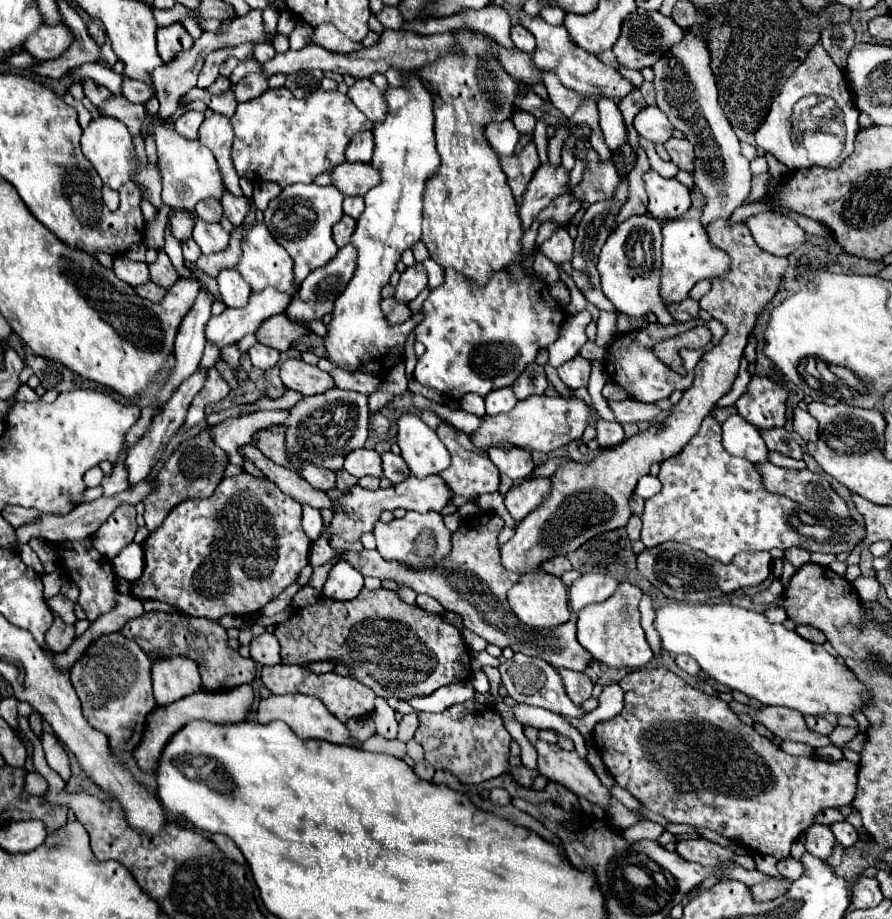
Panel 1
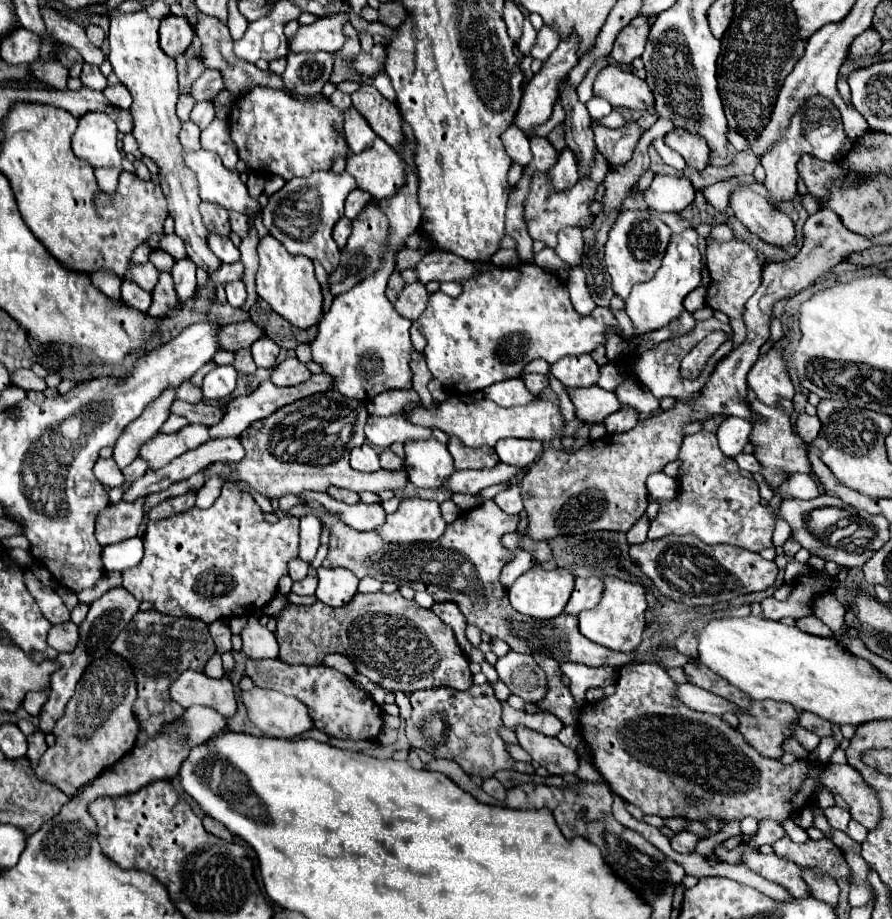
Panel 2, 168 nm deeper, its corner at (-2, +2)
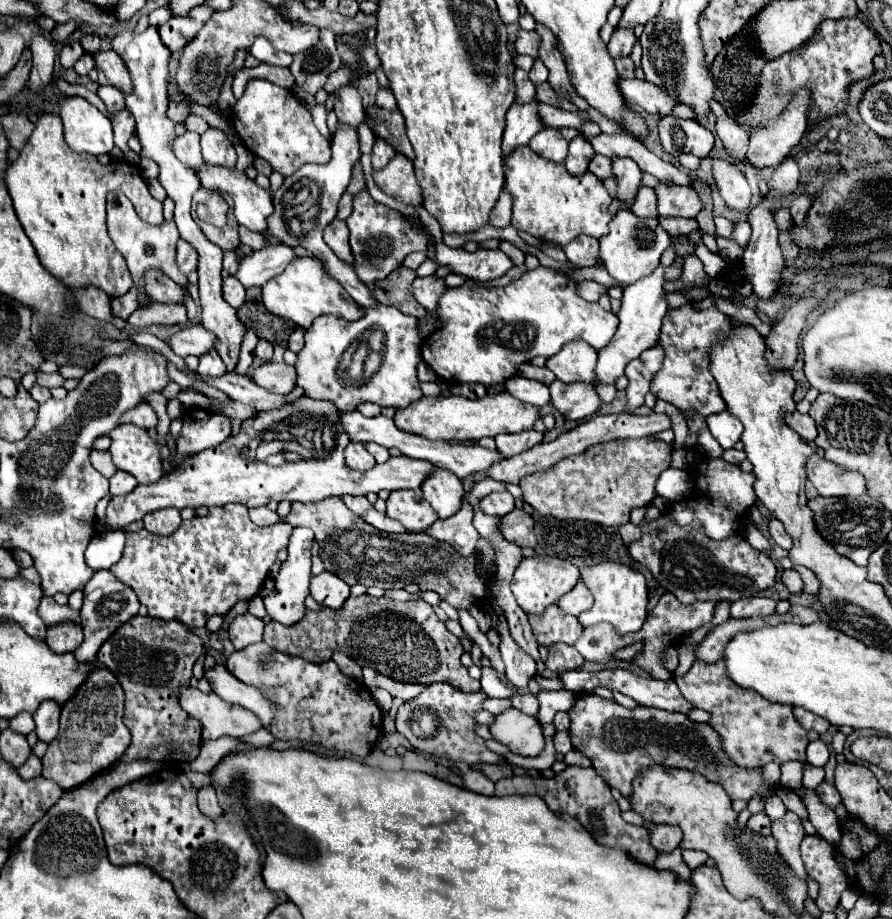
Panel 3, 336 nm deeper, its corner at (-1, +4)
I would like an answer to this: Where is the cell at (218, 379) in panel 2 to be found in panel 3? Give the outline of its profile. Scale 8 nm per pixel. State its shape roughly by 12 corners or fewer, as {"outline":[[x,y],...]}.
{"outline":[[216,350],[200,356],[198,372],[222,376],[224,362]]}

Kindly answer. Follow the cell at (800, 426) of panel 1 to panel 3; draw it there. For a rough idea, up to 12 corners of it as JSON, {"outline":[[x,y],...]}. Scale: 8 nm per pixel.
{"outline":[[792,412],[786,424],[804,440],[816,438],[814,420],[808,414]]}

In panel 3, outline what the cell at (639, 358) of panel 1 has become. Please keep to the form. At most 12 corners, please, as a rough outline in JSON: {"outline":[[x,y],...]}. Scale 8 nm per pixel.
{"outline":[[716,308],[670,310],[650,392],[682,412],[722,412],[708,350],[728,334]]}

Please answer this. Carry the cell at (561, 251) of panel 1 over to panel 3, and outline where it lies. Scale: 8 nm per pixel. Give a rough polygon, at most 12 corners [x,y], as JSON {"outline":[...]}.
{"outline":[[580,236],[564,252],[576,266],[600,262],[598,240]]}

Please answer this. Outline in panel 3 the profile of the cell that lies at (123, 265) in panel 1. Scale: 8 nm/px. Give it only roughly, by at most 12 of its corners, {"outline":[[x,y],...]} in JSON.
{"outline":[[148,272],[148,294],[160,304],[184,304],[186,290]]}

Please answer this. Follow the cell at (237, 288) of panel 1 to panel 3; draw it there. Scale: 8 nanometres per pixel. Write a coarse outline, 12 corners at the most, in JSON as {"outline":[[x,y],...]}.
{"outline":[[238,278],[222,280],[224,300],[232,308],[246,302],[246,290]]}

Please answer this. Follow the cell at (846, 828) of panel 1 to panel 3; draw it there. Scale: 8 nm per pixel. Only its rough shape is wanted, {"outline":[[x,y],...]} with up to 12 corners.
{"outline":[[826,782],[816,788],[830,808],[842,802],[836,786]]}

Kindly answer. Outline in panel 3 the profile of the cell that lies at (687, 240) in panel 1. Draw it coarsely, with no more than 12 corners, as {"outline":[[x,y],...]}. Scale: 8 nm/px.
{"outline":[[662,268],[624,288],[620,324],[598,352],[592,386],[614,384],[630,360],[656,346]]}

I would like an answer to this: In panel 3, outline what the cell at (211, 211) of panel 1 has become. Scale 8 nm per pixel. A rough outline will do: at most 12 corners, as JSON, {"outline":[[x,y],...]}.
{"outline":[[228,214],[228,224],[216,228],[198,222],[206,238],[222,250],[240,246],[236,218]]}

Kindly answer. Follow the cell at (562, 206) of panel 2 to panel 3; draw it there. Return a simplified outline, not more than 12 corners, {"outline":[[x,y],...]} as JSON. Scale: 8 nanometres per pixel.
{"outline":[[528,146],[506,156],[512,226],[566,246],[602,238],[612,198]]}

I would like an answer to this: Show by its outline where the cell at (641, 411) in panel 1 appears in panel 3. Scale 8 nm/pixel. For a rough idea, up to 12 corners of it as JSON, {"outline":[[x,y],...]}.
{"outline":[[586,382],[550,384],[550,400],[566,420],[600,408]]}

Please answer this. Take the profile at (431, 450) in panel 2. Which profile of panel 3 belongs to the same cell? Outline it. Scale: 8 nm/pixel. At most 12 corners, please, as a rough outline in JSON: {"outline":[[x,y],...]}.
{"outline":[[436,468],[422,492],[440,520],[462,506],[462,482]]}

